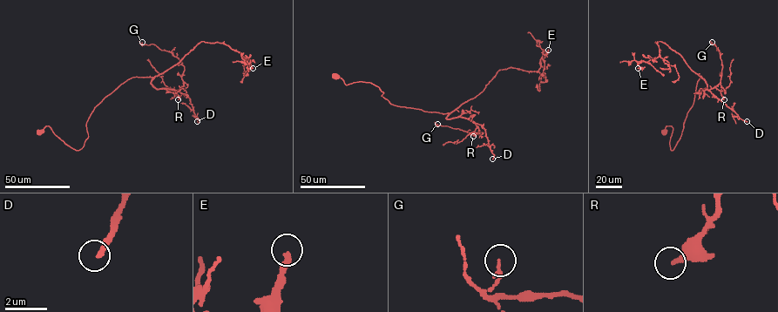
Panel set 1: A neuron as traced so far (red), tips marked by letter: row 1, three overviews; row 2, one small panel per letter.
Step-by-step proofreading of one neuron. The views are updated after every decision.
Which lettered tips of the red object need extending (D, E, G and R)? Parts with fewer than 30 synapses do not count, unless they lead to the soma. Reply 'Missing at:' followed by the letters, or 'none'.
Missing at: D

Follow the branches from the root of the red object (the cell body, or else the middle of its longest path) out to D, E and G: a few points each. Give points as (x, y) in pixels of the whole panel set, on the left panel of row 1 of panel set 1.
D: (39, 132), (49, 126), (80, 149), (94, 109), (134, 77), (152, 77), (156, 88), (184, 93), (197, 121)
E: (39, 132), (49, 126), (80, 149), (105, 97), (163, 73), (200, 42), (227, 44), (253, 68)
G: (39, 132), (49, 126), (78, 150), (94, 109), (127, 79), (180, 88), (181, 62), (142, 42)

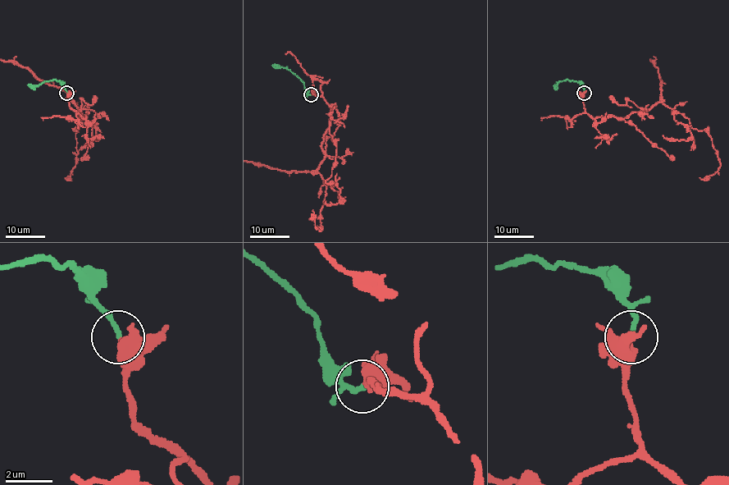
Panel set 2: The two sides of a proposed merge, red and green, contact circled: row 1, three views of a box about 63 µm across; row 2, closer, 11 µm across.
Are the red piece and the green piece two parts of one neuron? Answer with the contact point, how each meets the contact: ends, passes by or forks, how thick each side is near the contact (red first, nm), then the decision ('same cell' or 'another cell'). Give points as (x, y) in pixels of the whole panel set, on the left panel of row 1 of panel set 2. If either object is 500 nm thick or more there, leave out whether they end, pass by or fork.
place (66, 93); calibres 550 and 200 nm; same cell

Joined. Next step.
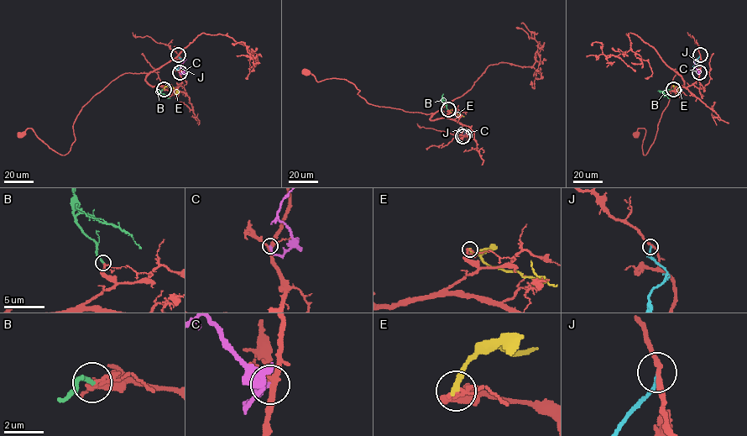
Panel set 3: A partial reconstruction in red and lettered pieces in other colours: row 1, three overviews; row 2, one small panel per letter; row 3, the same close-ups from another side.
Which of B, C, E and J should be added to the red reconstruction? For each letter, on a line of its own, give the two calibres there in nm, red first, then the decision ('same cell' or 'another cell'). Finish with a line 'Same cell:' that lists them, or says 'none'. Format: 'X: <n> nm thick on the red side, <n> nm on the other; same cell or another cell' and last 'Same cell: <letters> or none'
B: 150 nm thick on the red side, 200 nm on the other; same cell
C: 280 nm thick on the red side, 240 nm on the other; another cell
E: 140 nm thick on the red side, 260 nm on the other; another cell
J: 200 nm thick on the red side, 190 nm on the other; another cell
Same cell: B

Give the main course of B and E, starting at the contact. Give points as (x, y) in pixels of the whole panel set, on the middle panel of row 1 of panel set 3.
B: (447, 109), (443, 100), (454, 107)
E: (448, 109), (461, 114), (459, 112)

